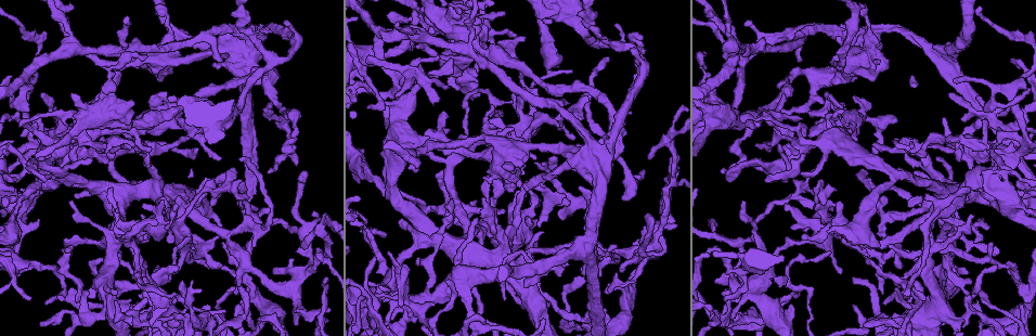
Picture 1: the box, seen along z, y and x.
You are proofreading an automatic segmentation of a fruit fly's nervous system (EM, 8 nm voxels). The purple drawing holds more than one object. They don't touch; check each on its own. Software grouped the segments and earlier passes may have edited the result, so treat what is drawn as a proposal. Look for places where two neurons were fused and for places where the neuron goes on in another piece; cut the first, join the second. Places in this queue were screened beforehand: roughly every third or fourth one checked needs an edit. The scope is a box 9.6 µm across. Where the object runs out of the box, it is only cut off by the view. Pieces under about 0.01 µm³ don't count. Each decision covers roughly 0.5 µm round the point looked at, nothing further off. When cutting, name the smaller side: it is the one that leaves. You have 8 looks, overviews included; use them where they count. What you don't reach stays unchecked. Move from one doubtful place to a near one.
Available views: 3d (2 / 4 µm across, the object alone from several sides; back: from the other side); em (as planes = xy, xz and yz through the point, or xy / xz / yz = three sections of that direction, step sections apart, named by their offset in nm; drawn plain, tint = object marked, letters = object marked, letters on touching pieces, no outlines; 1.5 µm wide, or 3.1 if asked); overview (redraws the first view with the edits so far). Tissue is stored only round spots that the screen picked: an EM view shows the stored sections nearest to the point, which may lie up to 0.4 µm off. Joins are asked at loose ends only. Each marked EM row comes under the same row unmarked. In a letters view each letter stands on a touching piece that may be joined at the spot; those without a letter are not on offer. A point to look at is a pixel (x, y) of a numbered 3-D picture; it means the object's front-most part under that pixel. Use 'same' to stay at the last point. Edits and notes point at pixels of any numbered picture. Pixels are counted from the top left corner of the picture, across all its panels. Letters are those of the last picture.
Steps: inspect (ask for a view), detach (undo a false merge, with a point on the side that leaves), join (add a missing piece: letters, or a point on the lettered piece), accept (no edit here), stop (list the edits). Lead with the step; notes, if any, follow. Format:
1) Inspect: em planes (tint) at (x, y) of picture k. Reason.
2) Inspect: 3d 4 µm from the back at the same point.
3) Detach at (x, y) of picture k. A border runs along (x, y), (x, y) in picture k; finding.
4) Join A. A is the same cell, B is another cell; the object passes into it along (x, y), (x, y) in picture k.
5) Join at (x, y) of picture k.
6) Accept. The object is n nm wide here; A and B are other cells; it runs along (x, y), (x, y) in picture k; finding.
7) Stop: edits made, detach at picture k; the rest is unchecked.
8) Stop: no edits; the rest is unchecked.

Inspect: 3d 4 µm at (802, 60) of picture 1.

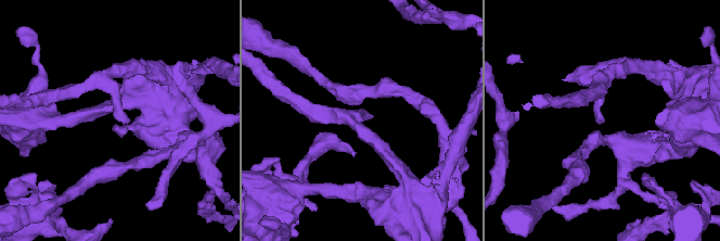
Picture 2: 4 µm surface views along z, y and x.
Inspect: em xy step 8 (letters) at (368, 119) of picture 2. Now the EM.

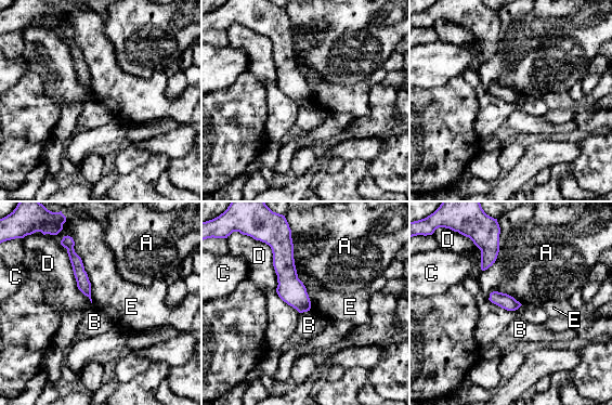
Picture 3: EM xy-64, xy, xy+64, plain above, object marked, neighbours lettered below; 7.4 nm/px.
Inspect: em planes (letters) at the same point.

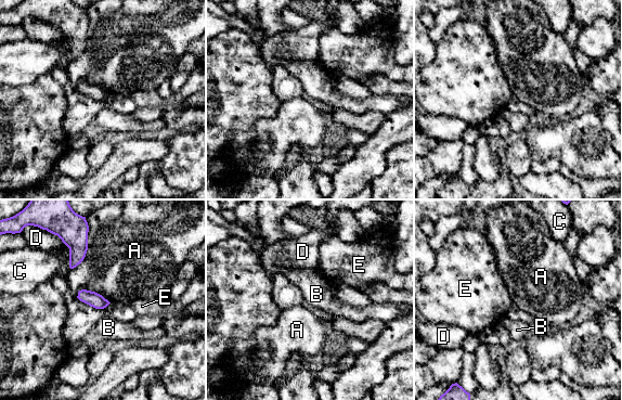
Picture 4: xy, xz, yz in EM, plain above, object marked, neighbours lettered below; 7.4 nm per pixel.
Accept. A, B, C, D and E are other cells; none of them fits.

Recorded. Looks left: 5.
Inspect: 3d 4 µm at (823, 119) of picture 1. Branch stops here.

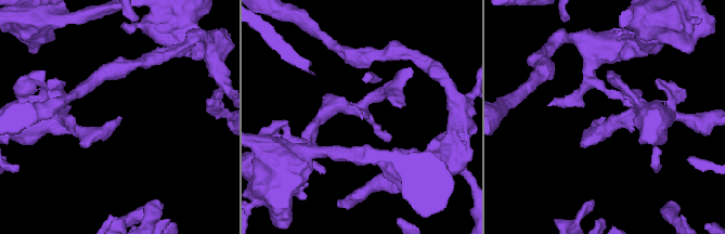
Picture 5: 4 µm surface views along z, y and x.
Inspect: em planes (letters) at (604, 120) of picture 5.

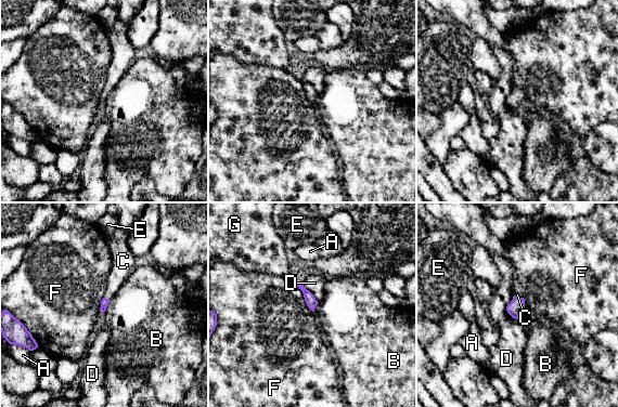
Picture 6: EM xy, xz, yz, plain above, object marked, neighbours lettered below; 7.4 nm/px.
Join C. C is the same cell, A, B, D, E, F and G are other cells; the object passes into it along (104, 302), (106, 299), (120, 270) in picture 6; it goes on there.

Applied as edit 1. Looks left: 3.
Inspect: 3d 4 µm at (790, 166) of picture 1. Four or more arms meet.

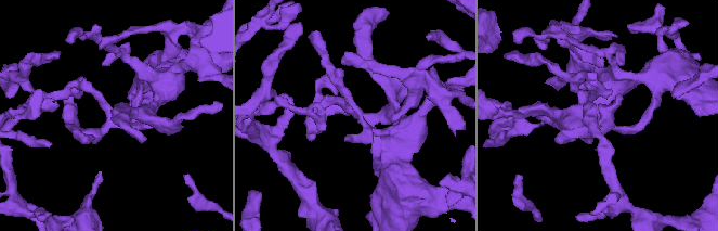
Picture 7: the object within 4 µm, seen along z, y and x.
Inspect: em planes (letters) at (114, 125) of picture 7. 4 arms meet here; now the EM.

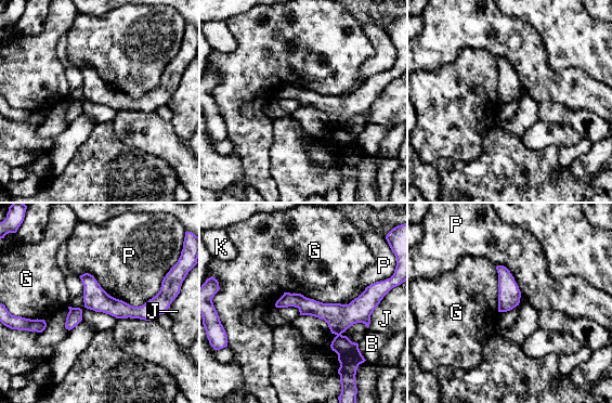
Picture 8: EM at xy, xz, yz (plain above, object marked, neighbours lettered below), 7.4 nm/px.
Accept. B, G, J, K and P are other cells; one neuron here.

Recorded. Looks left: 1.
Inspect: em planes (letters) at (771, 319) of picture 1. Calibre changes.

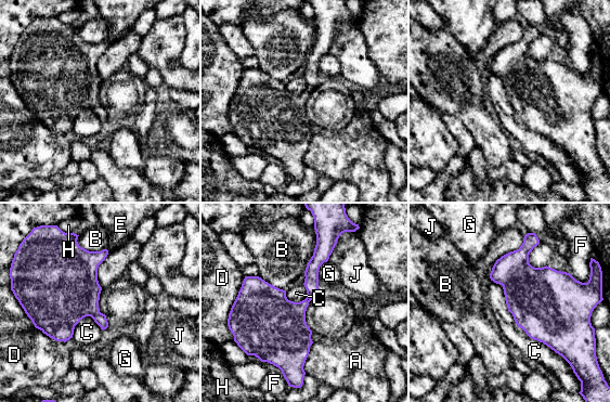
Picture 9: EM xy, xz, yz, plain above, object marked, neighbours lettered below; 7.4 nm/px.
Accept. The object is 500 nm wide here; A, B, C, D, E, F, G, H and J are other cells; a border runs along (490, 277), (514, 321), (561, 357) in picture 9; one neuron here.

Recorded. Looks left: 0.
Stop: edits made, join at picture 6; the rest is unchecked.

